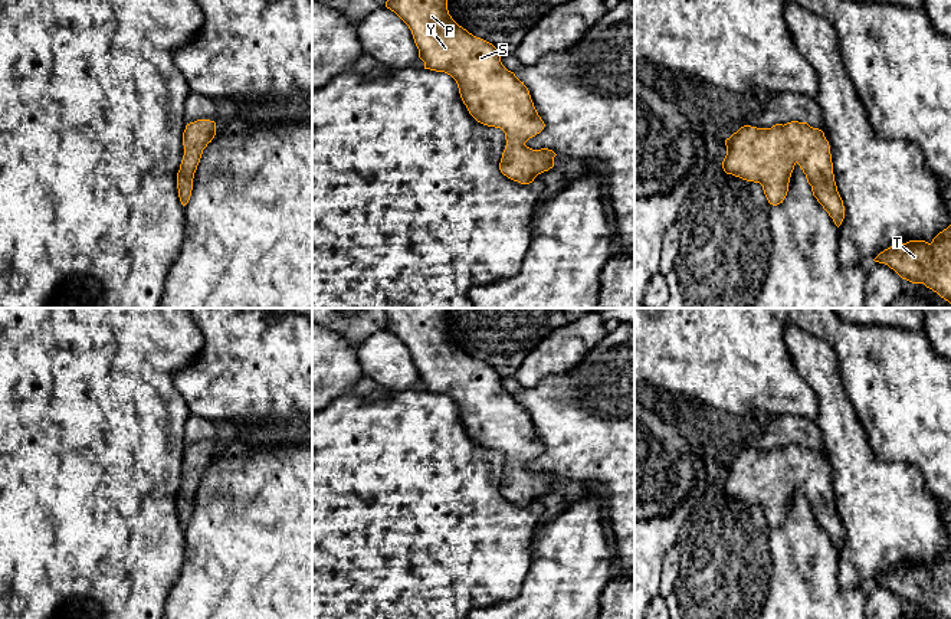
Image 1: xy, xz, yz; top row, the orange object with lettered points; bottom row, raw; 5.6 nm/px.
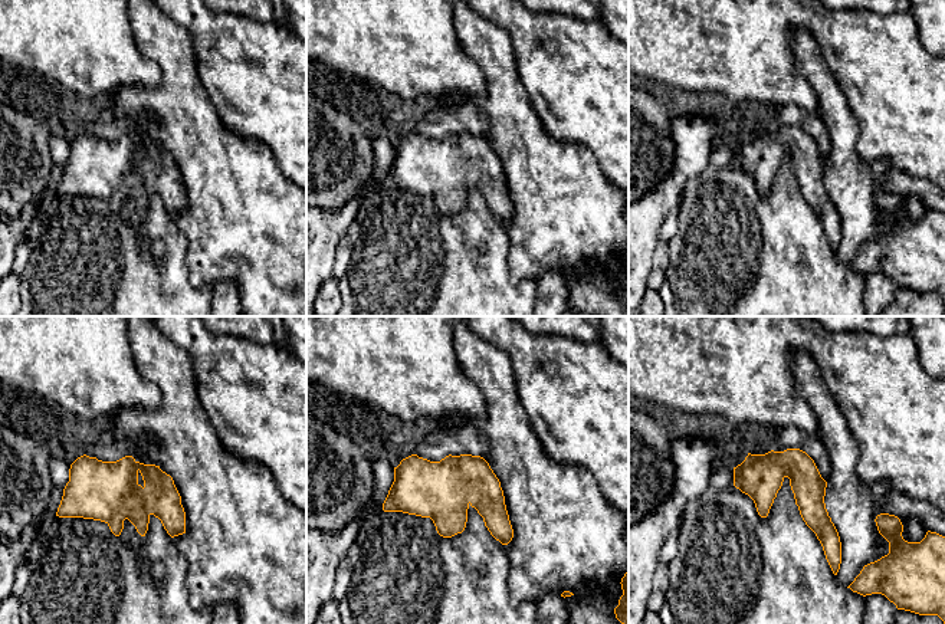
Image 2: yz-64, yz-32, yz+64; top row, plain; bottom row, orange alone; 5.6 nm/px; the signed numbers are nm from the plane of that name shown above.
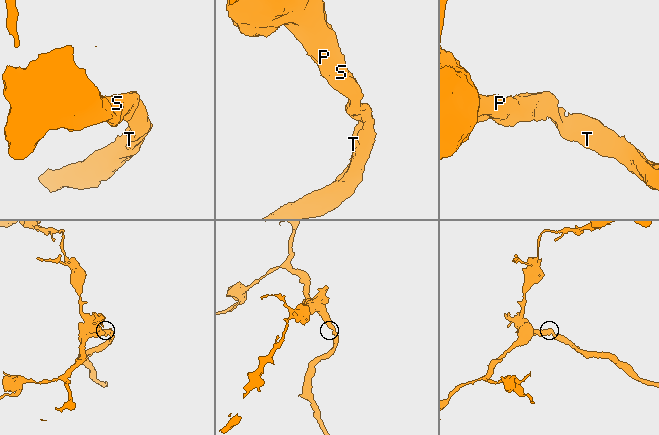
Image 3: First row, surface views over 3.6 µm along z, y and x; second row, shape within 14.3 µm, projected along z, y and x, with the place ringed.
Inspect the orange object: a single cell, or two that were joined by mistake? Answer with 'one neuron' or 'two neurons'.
one neuron

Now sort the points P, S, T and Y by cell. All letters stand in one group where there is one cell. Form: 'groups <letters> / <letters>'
groups P S T Y

